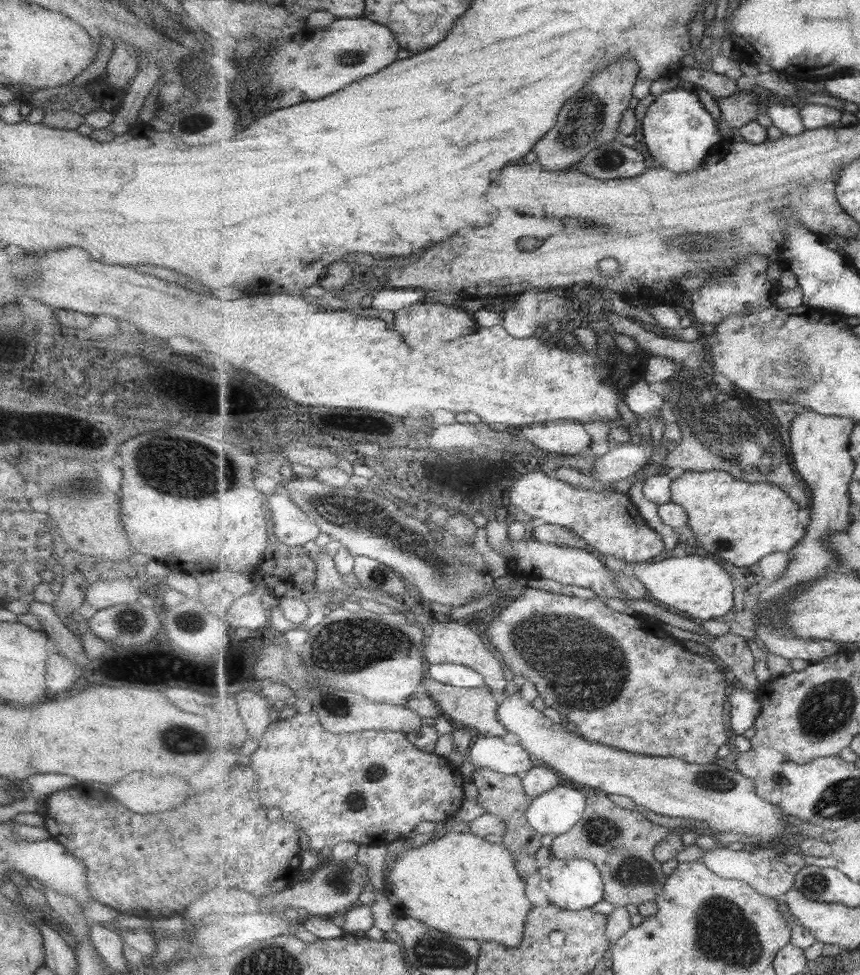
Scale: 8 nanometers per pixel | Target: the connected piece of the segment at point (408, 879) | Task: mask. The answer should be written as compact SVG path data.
M447 832L440 839L407 849L407 839L393 842L387 846L387 856L393 856L395 863L386 866L389 872L385 882L386 893L391 893L395 901L404 909L407 917L423 920L425 924L449 932L457 938L471 938L483 942L493 941L506 947L517 948L524 939L525 920L532 912L531 902L525 894L525 882L517 874L516 860L502 843L491 844L485 838L467 832Z

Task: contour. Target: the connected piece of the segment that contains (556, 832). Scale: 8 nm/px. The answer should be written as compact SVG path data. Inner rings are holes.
M565 782L532 802L527 812L533 831L553 837L565 834L582 819L590 796Z

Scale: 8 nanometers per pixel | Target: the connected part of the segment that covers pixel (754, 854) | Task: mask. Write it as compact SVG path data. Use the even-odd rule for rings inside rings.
M785 845L777 846L772 850L754 850L749 847L741 850L729 850L729 848L720 847L705 851L701 862L713 870L719 877L739 880L751 885L764 896L779 900L779 898L786 896L795 887L799 872L805 869L807 864L803 857L803 853L799 856L795 852L789 852Z

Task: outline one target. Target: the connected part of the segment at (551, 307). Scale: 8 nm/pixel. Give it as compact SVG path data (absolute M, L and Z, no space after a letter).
M531 289L519 296L515 306L502 311L502 325L511 336L519 339L531 338L540 327L548 326L551 320L556 320L559 324L561 321L569 320L567 317L569 306L571 306L571 302L563 297L560 291L555 291L551 294L548 291L541 292Z

